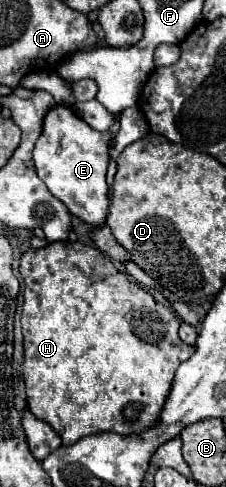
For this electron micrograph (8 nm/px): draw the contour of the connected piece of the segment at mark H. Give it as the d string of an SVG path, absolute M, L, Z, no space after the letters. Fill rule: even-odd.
M57 241L41 249L29 249L19 259L19 273L25 283L21 317L25 347L23 379L27 405L37 419L49 423L65 445L105 429L133 433L133 429L153 425L175 369L193 355L193 347L177 335L179 317L163 303L157 303L129 275L121 273L101 251L79 241Z

